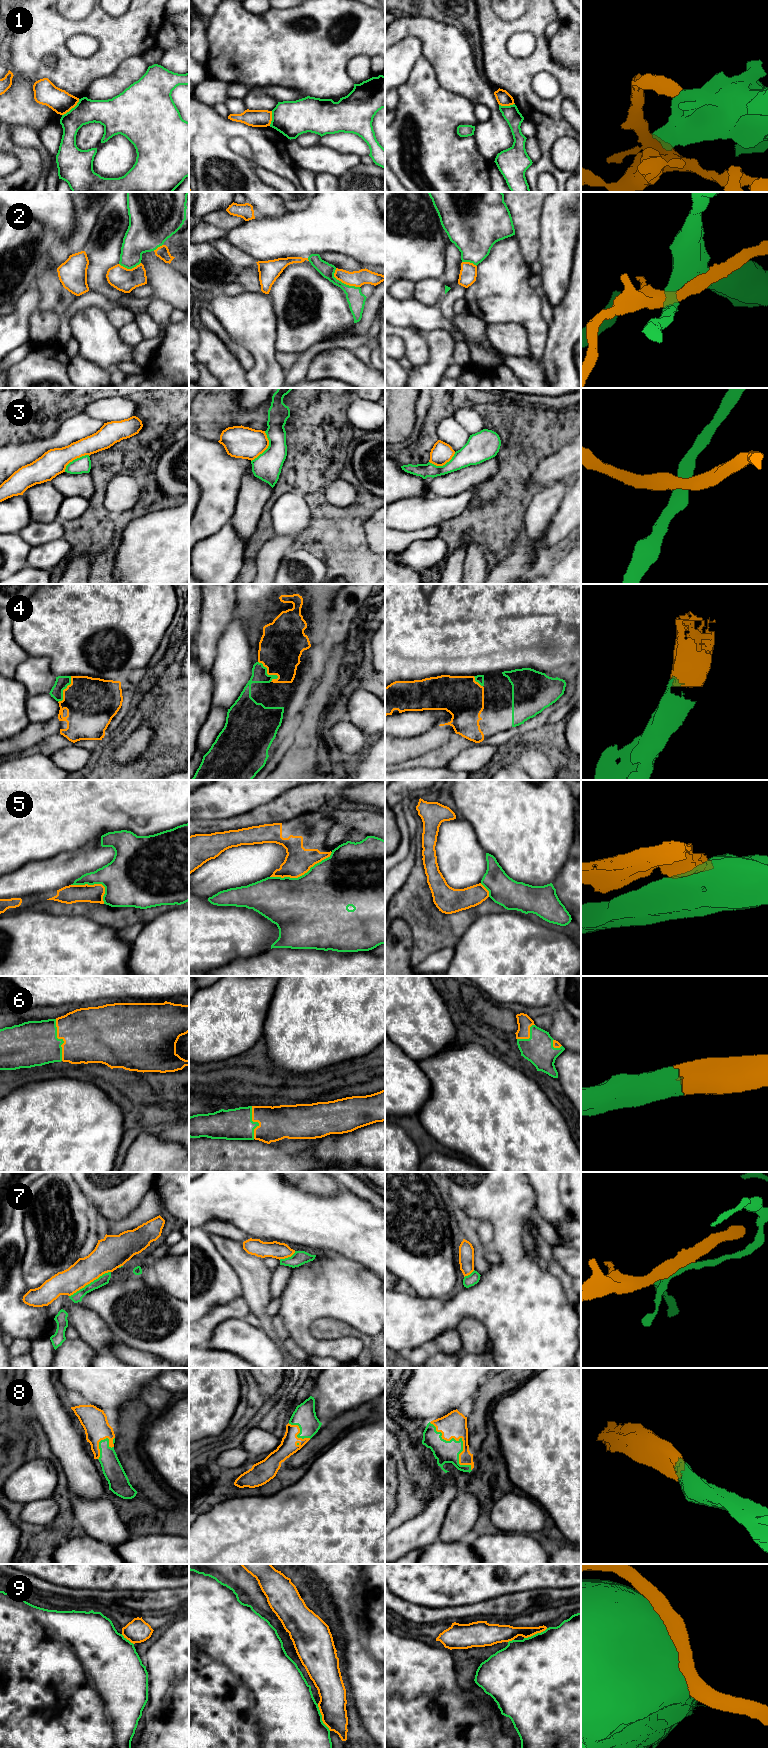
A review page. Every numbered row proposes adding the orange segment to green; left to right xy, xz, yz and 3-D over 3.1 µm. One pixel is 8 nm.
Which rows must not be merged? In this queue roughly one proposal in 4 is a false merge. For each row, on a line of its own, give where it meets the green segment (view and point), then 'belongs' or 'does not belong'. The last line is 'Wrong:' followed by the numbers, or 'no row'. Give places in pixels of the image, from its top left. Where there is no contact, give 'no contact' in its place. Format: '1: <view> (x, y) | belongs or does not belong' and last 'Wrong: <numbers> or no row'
1: xy (72, 108) | does not belong
2: xz (343, 283) | does not belong
3: xz (268, 447) | does not belong
4: xz (266, 672) | belongs
5: xz (302, 875) | does not belong
6: xy (61, 1039) | belongs
7: xy (90, 1283) | does not belong
8: yz (461, 1440) | belongs
9: xz (321, 1717) | belongs
Wrong: 1, 2, 3, 5, 7

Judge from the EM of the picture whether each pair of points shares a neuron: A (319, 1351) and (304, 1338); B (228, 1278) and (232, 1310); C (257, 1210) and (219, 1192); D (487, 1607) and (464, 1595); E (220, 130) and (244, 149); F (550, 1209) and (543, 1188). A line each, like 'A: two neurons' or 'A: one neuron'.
A: one neuron
B: two neurons
C: one neuron
D: two neurons
E: two neurons
F: one neuron

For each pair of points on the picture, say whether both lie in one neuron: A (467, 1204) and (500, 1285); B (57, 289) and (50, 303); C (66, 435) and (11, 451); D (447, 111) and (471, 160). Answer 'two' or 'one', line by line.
A: one
B: one
C: one
D: one

